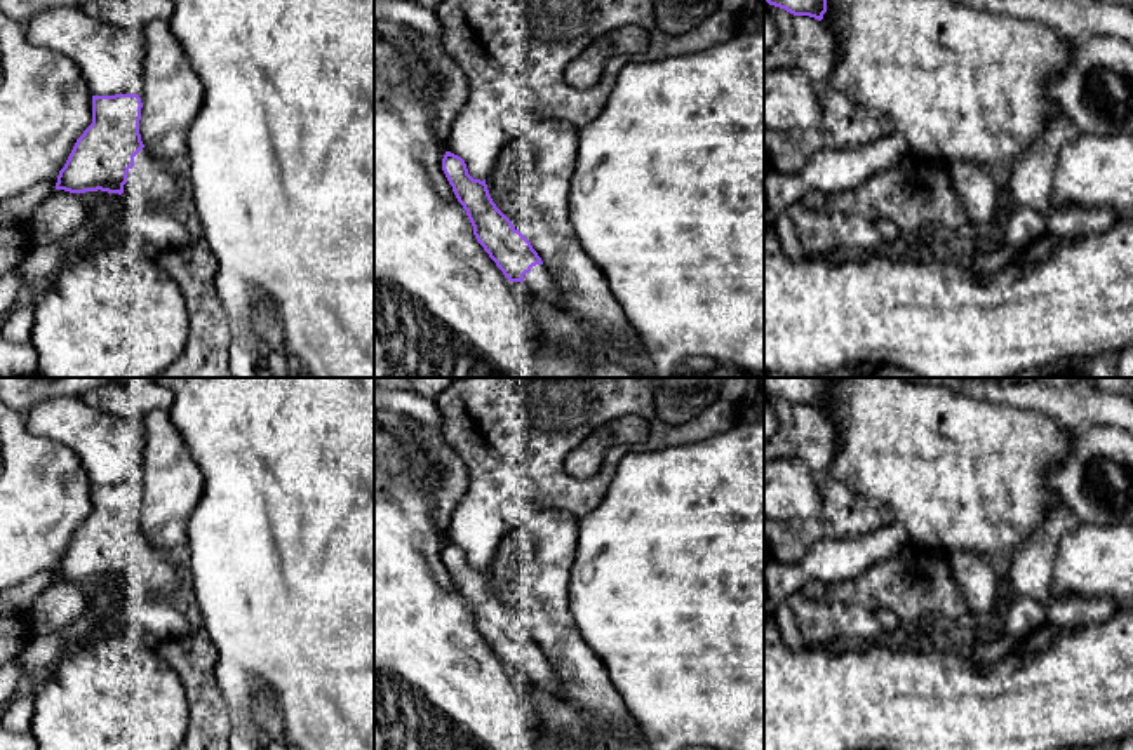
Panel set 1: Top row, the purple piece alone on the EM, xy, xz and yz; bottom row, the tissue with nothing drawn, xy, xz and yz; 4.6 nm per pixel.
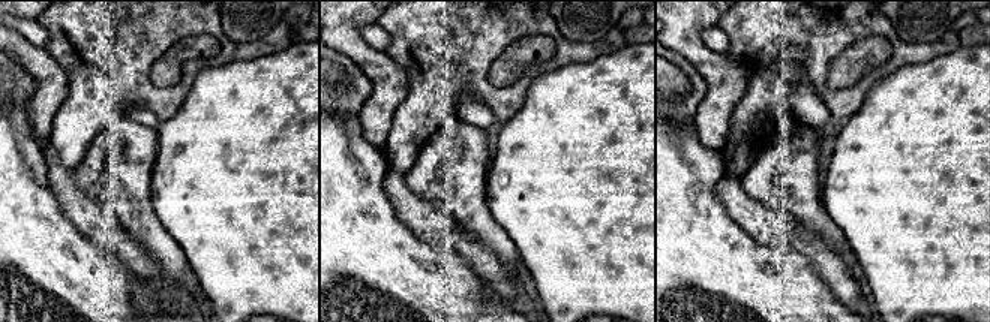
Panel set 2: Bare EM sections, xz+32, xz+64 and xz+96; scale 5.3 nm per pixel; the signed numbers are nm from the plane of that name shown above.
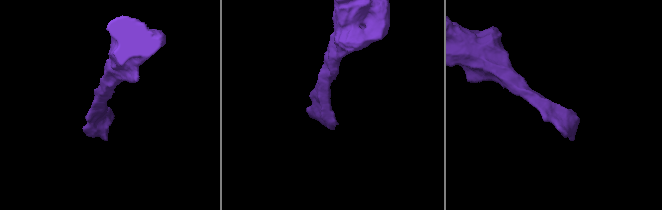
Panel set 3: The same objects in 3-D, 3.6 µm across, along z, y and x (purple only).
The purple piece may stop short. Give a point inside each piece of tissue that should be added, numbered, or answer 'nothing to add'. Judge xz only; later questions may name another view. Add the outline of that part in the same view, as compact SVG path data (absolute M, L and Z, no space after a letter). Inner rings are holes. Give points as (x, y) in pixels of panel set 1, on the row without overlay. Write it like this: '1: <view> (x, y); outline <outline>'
1: xz (540, 670); outline M536 654L529 663L524 665L524 673L538 686L552 694L567 700L567 691L562 680L559 679L553 665L548 661L545 654Z

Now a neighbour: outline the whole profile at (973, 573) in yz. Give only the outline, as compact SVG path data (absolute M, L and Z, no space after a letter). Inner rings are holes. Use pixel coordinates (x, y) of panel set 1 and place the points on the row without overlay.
M950 552L950 573L966 595L971 611L969 623L983 621L985 614L996 607L999 592L997 576L989 559L973 552Z

